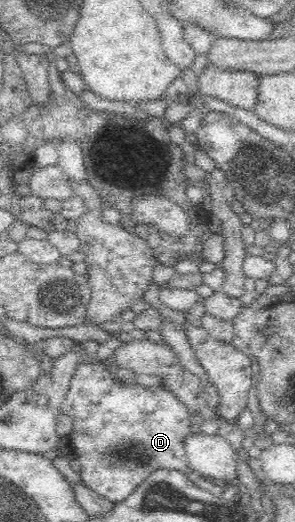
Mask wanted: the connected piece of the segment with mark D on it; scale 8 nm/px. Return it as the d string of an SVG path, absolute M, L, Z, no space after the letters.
M85 358L71 378L70 388L62 405L62 413L71 418L73 432L67 439L73 444L75 460L79 464L79 476L82 484L94 490L99 496L110 500L111 503L123 502L133 491L155 470L166 468L182 472L199 488L222 498L223 500L239 501L240 490L227 482L214 482L208 477L191 470L185 453L185 438L191 433L191 415L185 405L163 387L147 389L141 383L123 386L108 363L99 363Z

